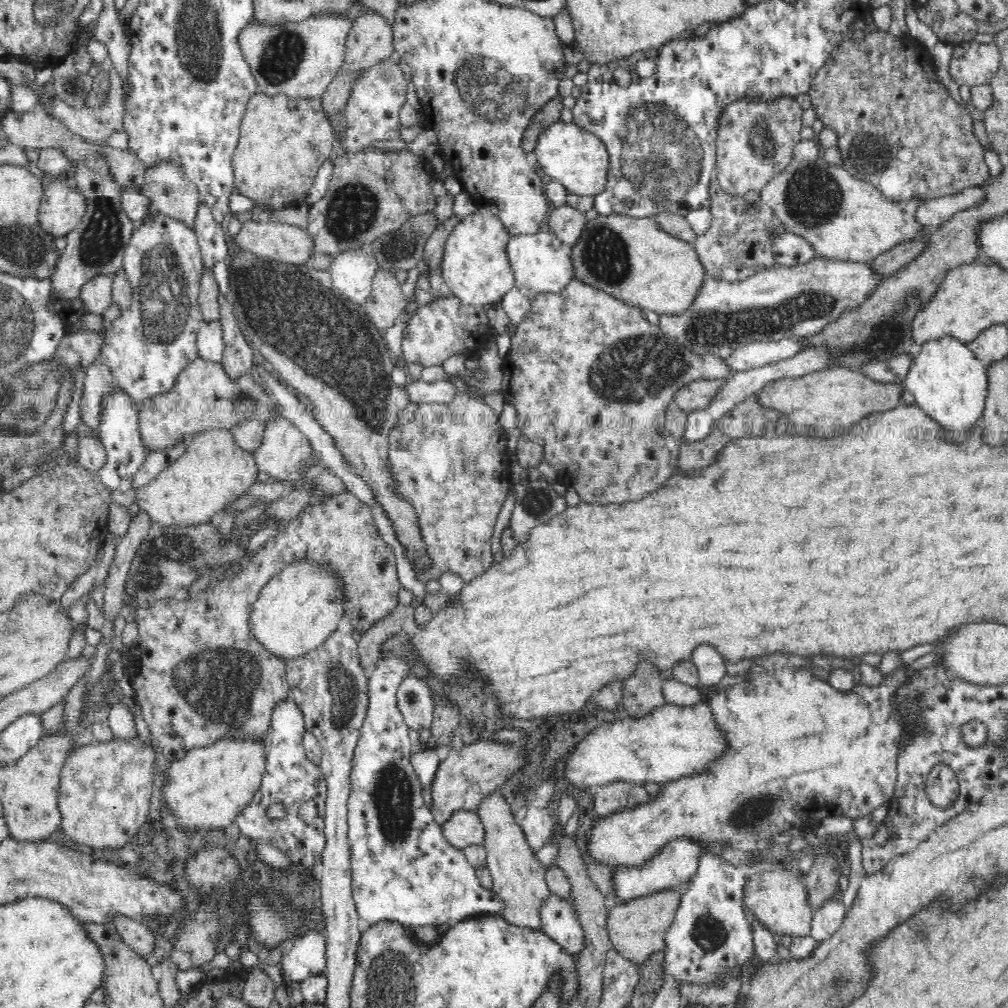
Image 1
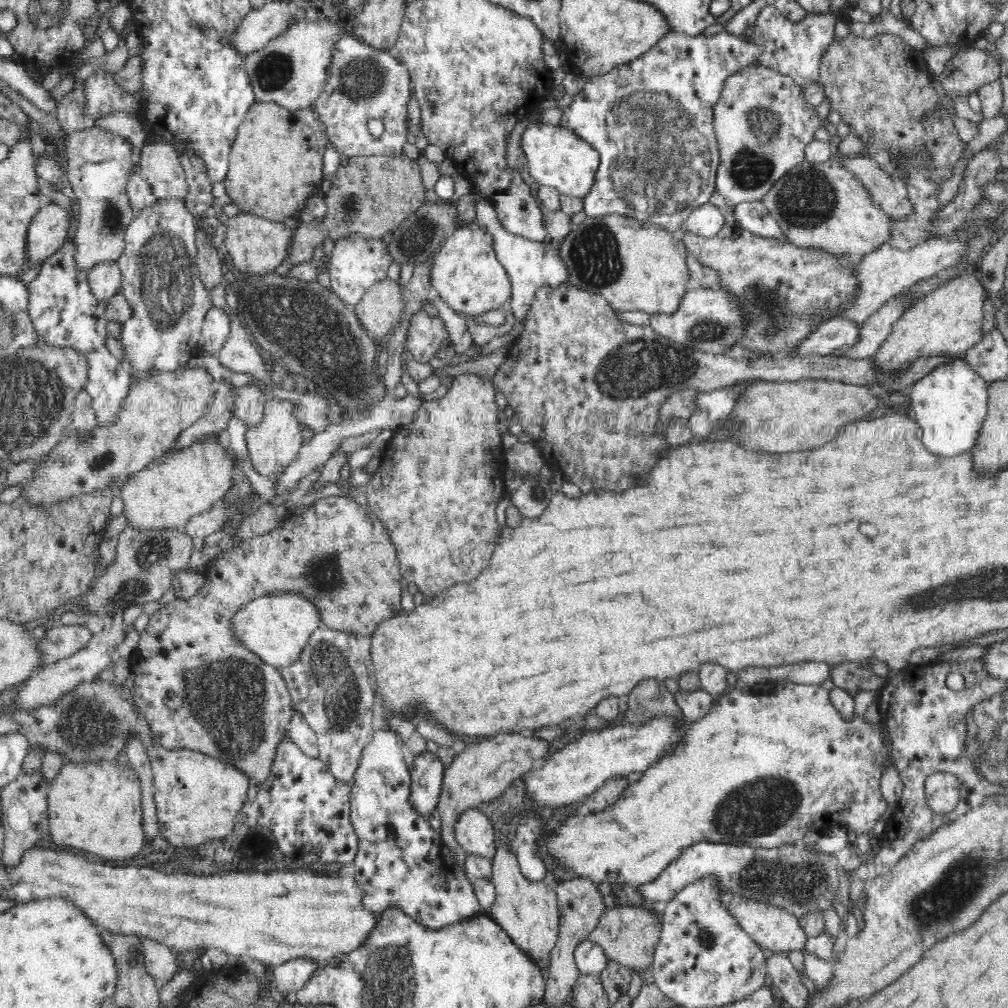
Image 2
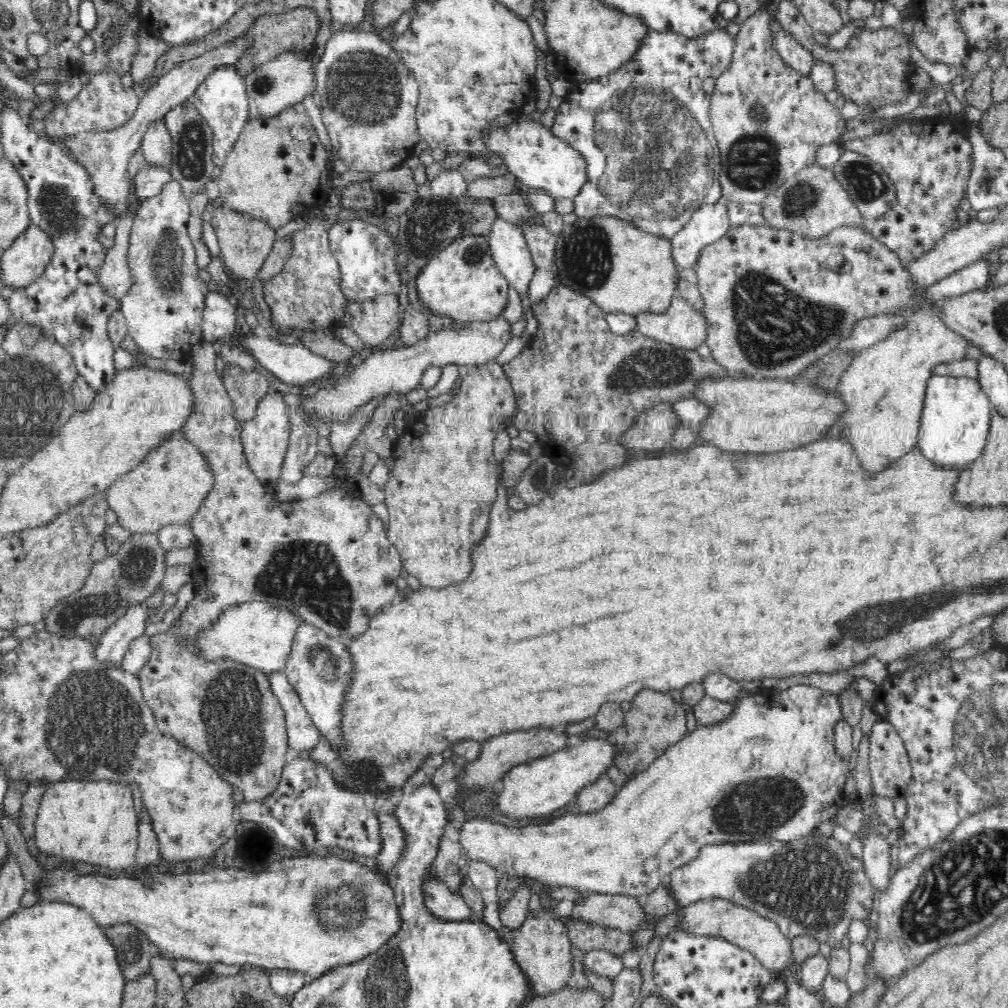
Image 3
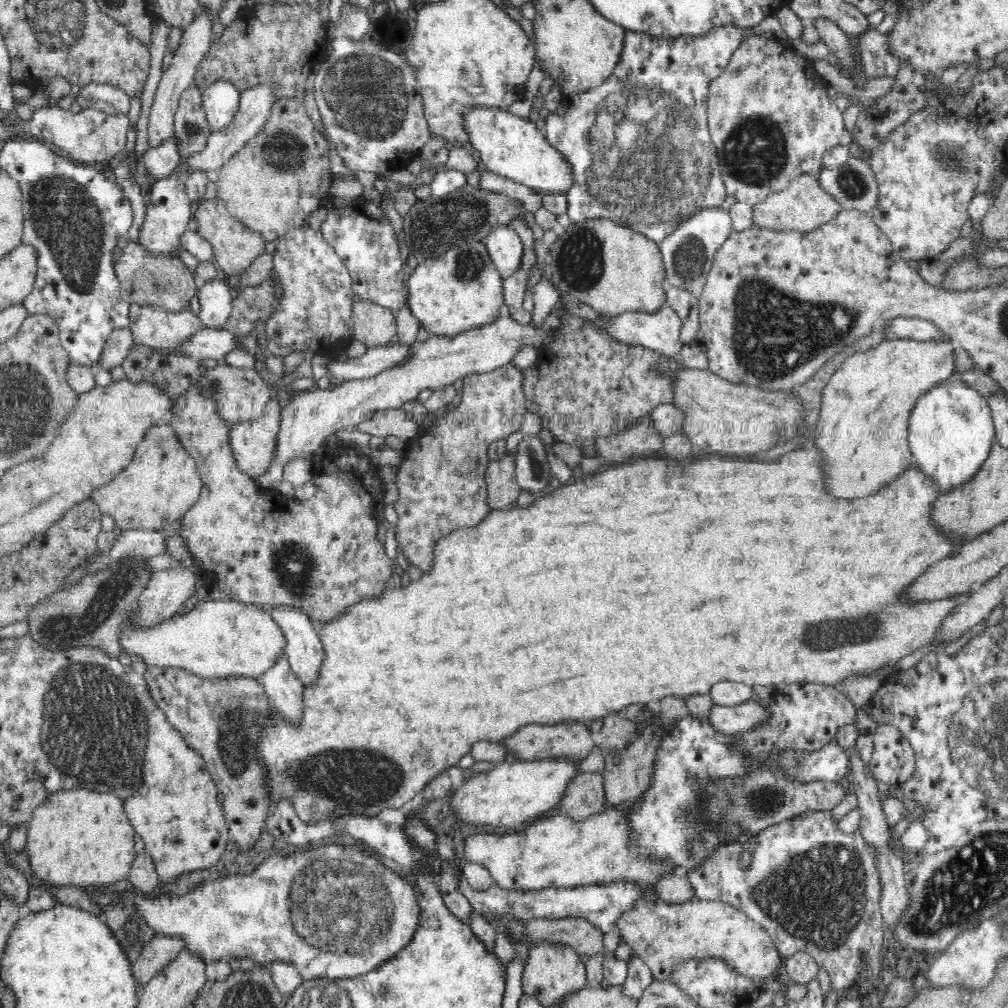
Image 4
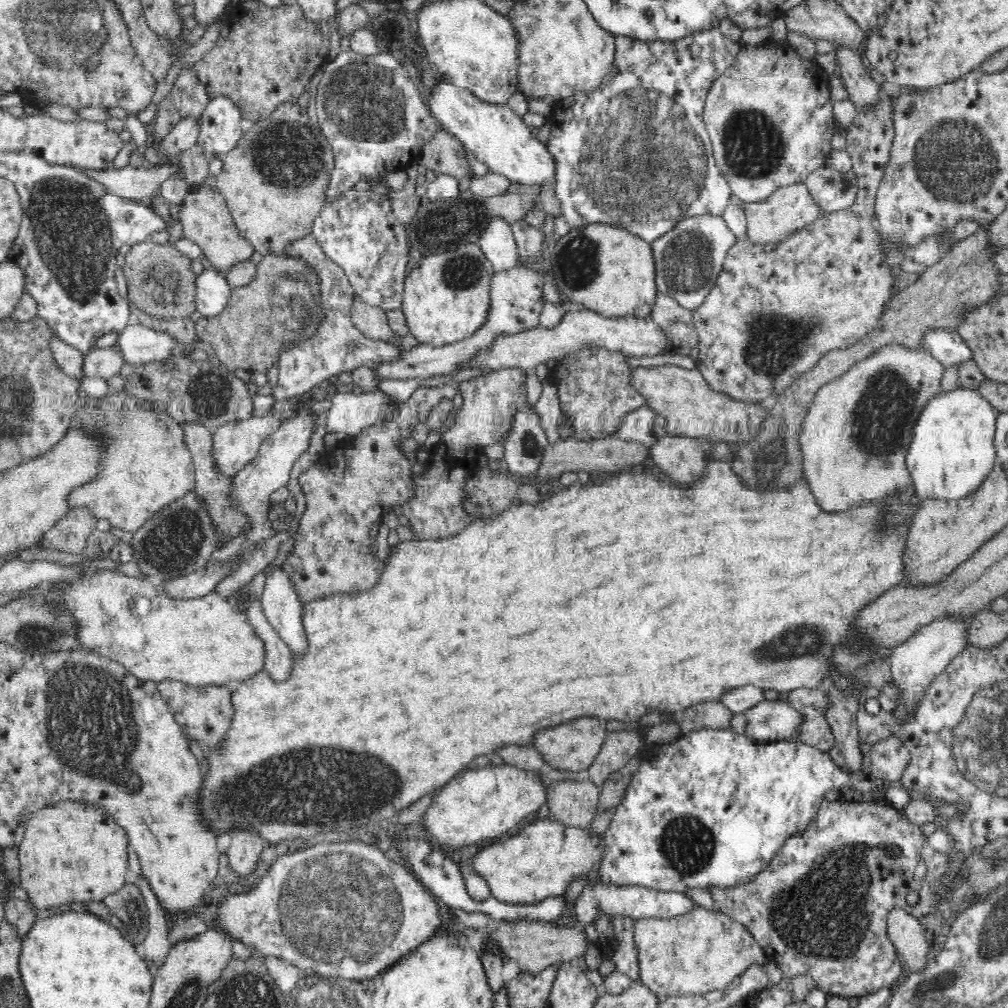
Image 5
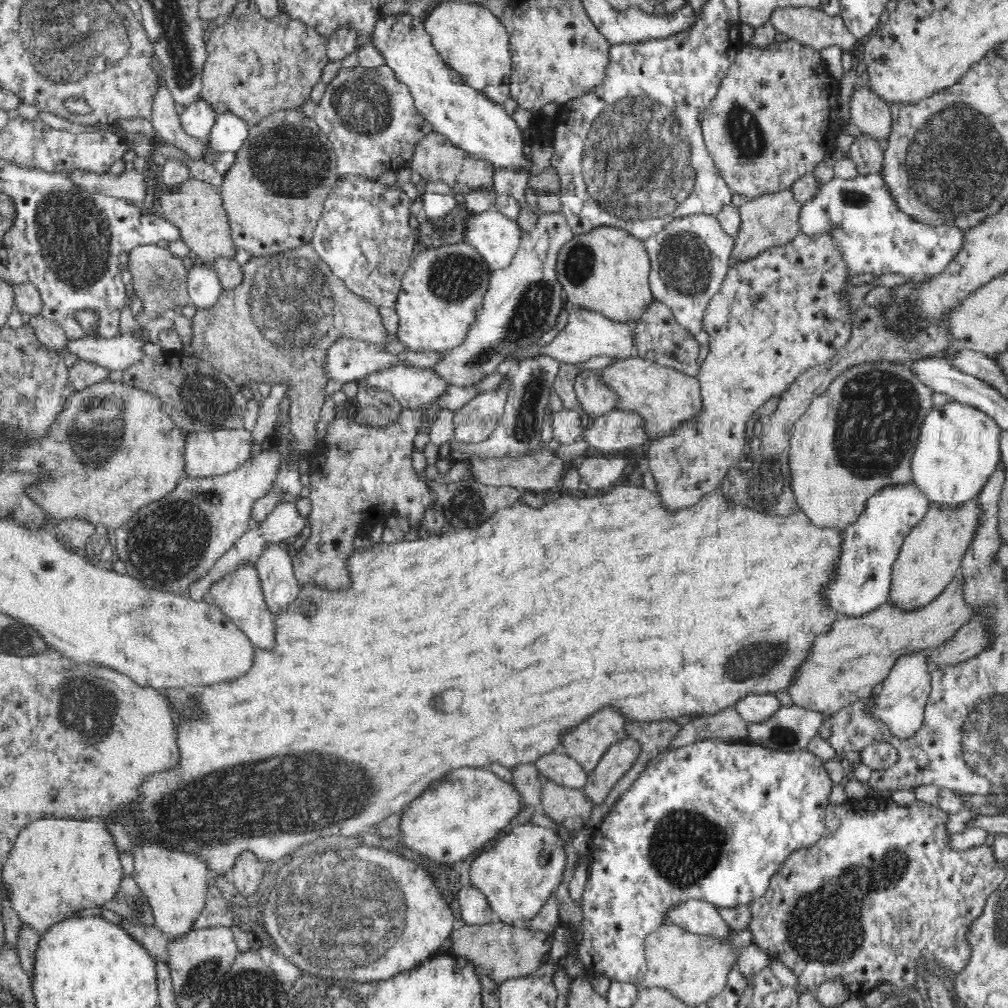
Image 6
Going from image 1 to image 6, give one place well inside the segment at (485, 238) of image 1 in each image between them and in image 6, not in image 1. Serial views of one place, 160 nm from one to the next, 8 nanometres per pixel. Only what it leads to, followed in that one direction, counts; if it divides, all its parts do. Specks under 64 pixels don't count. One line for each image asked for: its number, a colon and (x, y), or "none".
2: (467, 274)
3: (462, 282)
4: (457, 290)
5: (446, 299)
6: (442, 291)

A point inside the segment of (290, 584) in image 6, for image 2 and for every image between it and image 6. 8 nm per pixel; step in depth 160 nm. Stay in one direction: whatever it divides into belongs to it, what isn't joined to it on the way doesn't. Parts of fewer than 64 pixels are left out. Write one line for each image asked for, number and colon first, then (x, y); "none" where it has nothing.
2: (330, 688)
3: (320, 669)
4: (304, 650)
5: (284, 611)

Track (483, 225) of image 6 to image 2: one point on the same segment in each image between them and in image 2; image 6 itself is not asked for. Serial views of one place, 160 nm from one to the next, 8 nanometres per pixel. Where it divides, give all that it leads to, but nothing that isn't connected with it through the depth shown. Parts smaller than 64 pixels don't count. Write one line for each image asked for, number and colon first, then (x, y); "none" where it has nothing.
2: (532, 266)
3: (510, 251)
4: (507, 250)
5: (497, 242)

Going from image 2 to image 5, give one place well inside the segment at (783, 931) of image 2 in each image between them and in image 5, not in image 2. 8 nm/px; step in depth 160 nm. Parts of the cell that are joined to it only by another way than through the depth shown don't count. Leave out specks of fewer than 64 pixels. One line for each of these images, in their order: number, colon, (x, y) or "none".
3: (762, 936)
4: (663, 935)
5: (701, 950)

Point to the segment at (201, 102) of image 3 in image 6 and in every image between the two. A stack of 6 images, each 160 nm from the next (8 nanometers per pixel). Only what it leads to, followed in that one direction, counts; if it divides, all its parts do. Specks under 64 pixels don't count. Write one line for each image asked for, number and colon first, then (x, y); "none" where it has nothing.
4: (221, 100)
5: (219, 127)
6: (228, 132)

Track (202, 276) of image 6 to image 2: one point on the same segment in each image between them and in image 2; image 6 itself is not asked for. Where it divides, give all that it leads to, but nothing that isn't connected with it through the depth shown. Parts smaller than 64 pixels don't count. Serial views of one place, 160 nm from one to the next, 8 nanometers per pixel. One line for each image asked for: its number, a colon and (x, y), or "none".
2: (215, 330)
3: (219, 319)
4: (215, 297)
5: (213, 293)

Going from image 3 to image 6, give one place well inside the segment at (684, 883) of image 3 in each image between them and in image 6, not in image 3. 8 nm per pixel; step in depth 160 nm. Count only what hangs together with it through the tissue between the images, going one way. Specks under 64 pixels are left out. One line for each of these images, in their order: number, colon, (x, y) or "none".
4: (812, 887)
5: (820, 905)
6: (879, 892)

